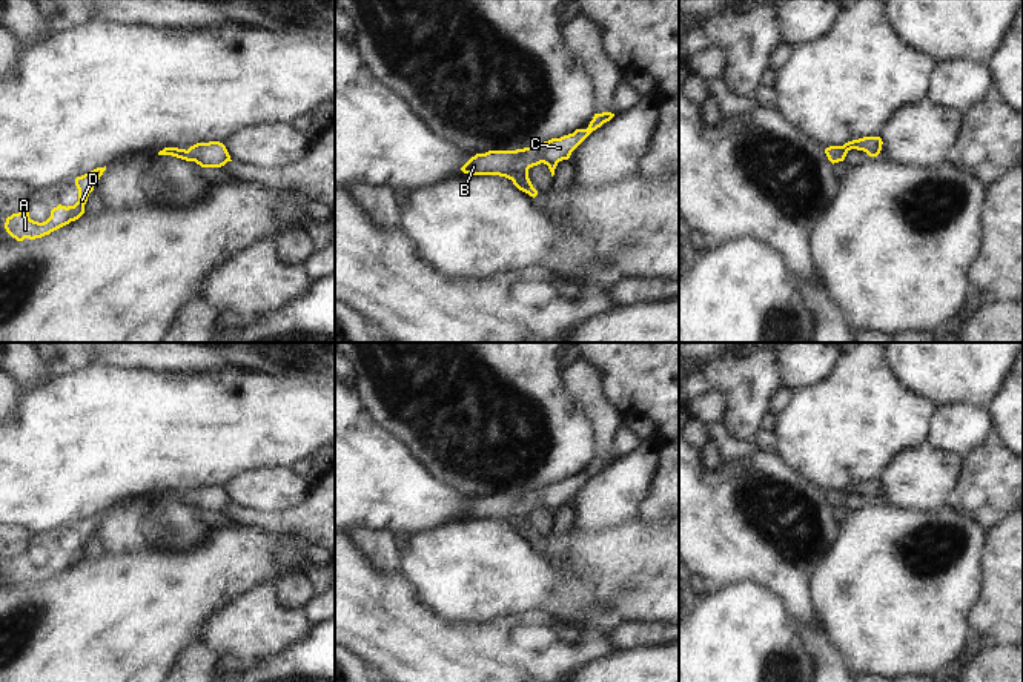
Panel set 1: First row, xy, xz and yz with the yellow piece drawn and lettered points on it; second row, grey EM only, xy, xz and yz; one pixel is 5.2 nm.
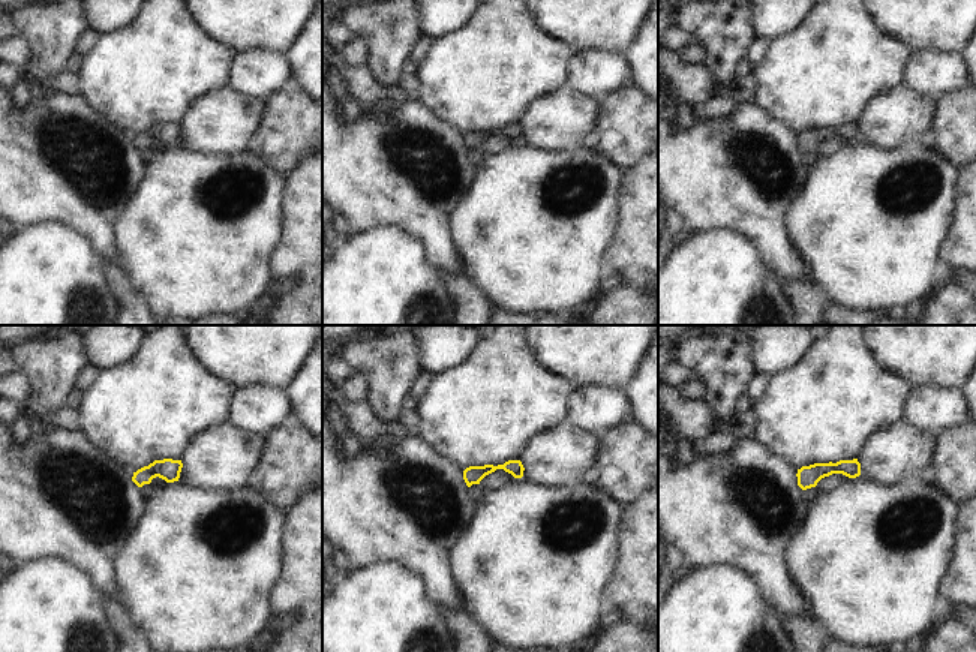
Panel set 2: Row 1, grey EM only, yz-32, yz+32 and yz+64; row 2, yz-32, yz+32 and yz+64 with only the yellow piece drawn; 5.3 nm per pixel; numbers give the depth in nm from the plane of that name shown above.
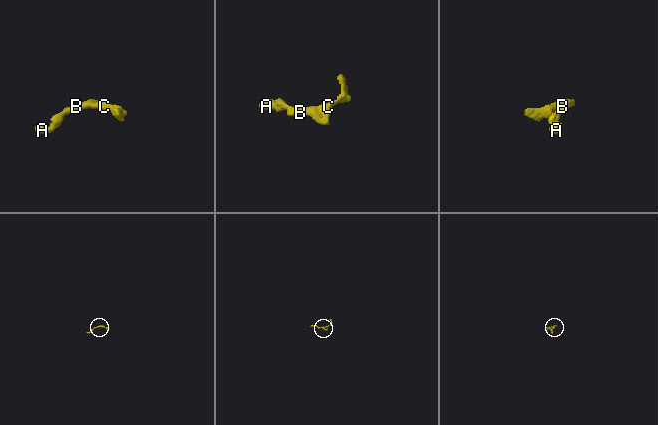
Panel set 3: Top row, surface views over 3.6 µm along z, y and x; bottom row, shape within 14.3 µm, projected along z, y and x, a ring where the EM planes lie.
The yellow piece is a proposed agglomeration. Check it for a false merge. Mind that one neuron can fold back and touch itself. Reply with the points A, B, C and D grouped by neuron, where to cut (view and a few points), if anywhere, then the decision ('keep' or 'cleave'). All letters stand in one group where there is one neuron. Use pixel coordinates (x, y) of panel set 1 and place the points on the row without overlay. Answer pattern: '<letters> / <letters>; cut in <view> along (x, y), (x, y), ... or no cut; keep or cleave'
A B C D; no cut; keep

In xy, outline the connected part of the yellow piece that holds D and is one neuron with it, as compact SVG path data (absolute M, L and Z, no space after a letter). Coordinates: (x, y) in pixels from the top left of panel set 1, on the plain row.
M106 510L97 512L75 522L78 545L74 550L66 551L58 548L51 555L51 561L43 567L31 564L29 555L23 553L22 556L12 558L6 562L6 576L17 585L23 585L25 582L35 584L49 579L51 576L69 568L71 565L78 564L84 558L84 548L89 538L94 535L95 527L100 524L104 515Z

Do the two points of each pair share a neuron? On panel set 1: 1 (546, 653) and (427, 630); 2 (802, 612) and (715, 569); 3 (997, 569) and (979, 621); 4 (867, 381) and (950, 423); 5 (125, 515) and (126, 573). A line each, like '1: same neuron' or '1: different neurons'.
1: same neuron
2: same neuron
3: same neuron
4: different neurons
5: different neurons

